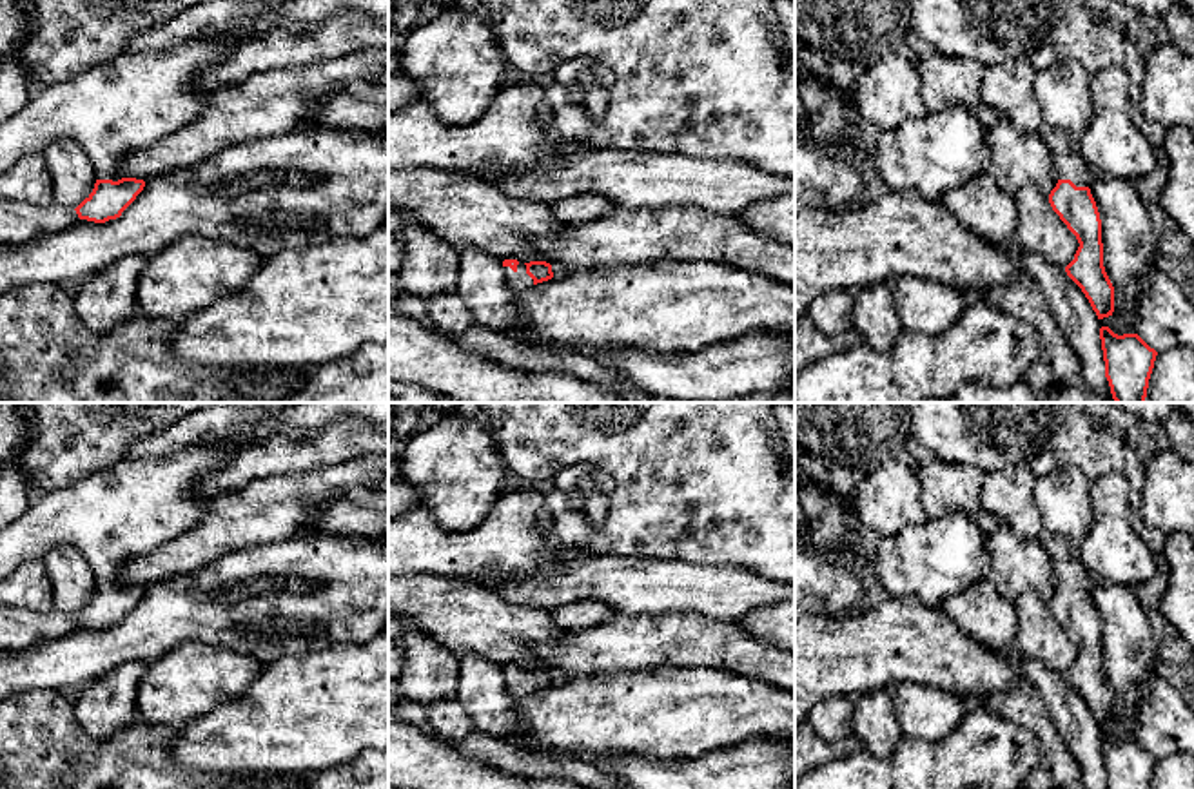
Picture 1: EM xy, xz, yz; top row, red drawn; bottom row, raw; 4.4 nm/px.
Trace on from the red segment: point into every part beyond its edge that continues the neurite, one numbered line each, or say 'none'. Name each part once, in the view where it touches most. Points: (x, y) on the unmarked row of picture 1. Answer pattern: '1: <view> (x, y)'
1: yz (1062, 497)

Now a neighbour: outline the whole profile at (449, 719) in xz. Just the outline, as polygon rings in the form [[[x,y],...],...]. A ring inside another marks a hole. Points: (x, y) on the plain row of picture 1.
[[[455,698],[430,704],[425,711],[432,727],[445,740],[461,742],[468,740],[470,735],[475,733],[474,720]]]

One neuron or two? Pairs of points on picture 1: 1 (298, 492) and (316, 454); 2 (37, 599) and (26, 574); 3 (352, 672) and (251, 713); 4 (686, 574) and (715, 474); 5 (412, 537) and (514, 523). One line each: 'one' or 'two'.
1: two
2: one
3: one
4: two
5: one

